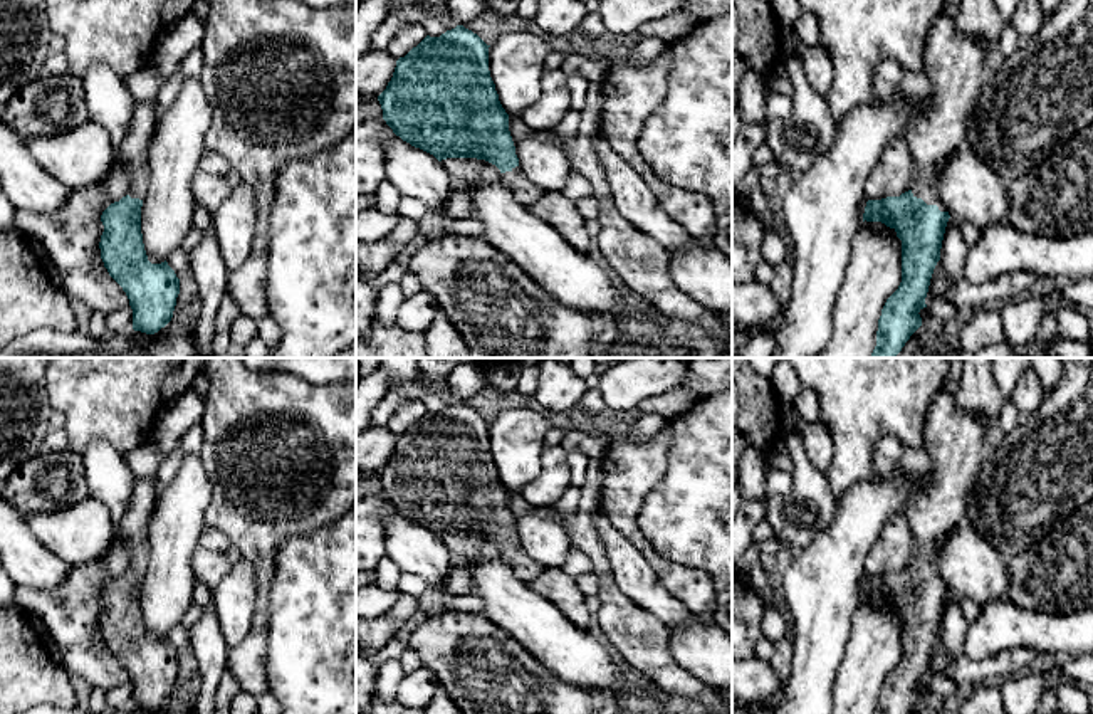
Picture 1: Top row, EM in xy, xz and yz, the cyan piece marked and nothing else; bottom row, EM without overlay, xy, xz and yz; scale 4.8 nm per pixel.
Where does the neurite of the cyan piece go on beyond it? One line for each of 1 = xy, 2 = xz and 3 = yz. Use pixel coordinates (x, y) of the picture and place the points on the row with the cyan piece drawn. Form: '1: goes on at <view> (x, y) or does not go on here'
1: goes on at xy (135, 146)
2: goes on at xz (516, 182)
3: goes on at yz (956, 64)

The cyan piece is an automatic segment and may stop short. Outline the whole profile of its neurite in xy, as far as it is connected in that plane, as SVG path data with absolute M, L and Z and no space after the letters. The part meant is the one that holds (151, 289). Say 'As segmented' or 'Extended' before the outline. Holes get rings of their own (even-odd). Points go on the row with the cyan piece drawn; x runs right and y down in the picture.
Extended. M156 99L136 102L119 158L128 165L131 186L126 197L101 215L99 249L109 276L123 287L133 309L133 329L154 334L176 306L180 279L168 262L148 260L141 234L141 207L148 188L148 151L160 113Z

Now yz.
Extended. M945 13L927 34L923 64L933 102L918 109L905 133L915 183L900 197L868 200L863 213L863 222L881 222L902 240L902 282L881 309L871 358L895 358L922 326L918 312L927 307L950 218L937 193L937 178L945 161L965 144L965 119L991 71L986 42L962 34Z

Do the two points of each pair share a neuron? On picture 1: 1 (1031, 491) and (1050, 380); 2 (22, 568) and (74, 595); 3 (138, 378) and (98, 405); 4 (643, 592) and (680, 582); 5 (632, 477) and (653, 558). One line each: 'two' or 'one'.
1: two
2: two
3: one
4: two
5: one

